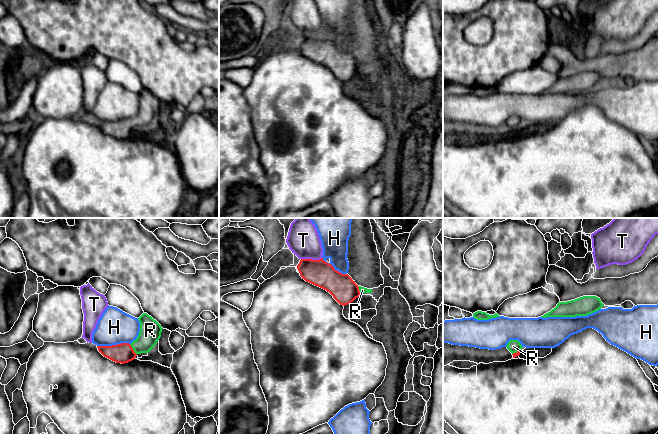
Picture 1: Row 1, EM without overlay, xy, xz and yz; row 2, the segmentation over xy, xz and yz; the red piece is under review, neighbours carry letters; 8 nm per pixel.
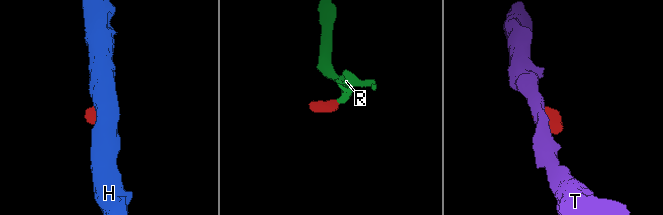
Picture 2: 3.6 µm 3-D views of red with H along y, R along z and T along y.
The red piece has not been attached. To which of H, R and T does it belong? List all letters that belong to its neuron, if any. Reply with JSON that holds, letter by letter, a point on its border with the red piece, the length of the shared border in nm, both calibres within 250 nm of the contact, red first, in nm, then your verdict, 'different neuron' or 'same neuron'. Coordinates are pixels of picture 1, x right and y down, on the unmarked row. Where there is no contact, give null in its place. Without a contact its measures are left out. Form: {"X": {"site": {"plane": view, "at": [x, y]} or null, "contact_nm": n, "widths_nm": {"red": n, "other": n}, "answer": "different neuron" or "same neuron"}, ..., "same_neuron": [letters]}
{"H": {"site": {"plane": "xy", "at": [113, 121]}, "contact_nm": 260, "widths_nm": {"red": 160, "other": 280}, "answer": "different neuron"}, "R": {"site": {"plane": "xy", "at": [132, 125]}, "contact_nm": 110, "widths_nm": {"red": 160, "other": 180}, "answer": "same neuron"}, "T": {"site": {"plane": "xz", "at": [311, 35]}, "contact_nm": 170, "widths_nm": {"red": 200, "other": 260}, "answer": "different neuron"}, "same_neuron": ["R"]}

